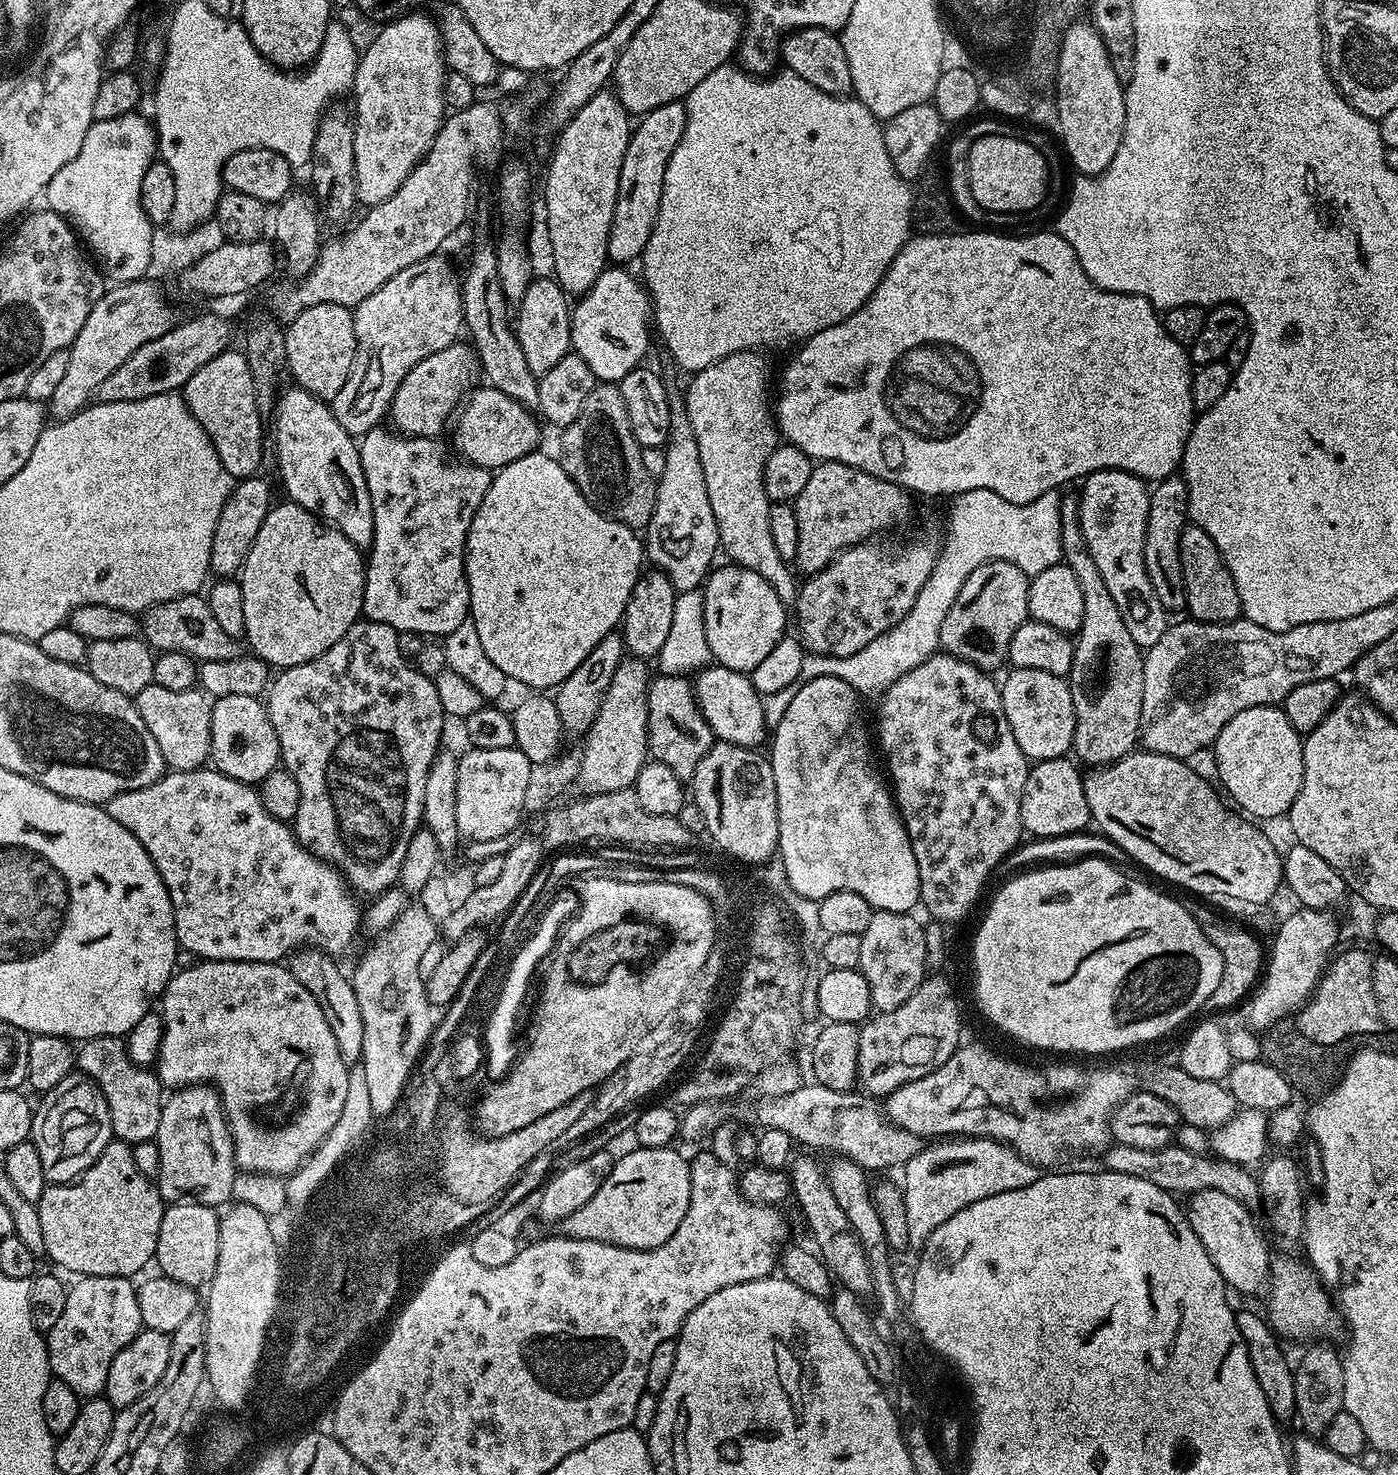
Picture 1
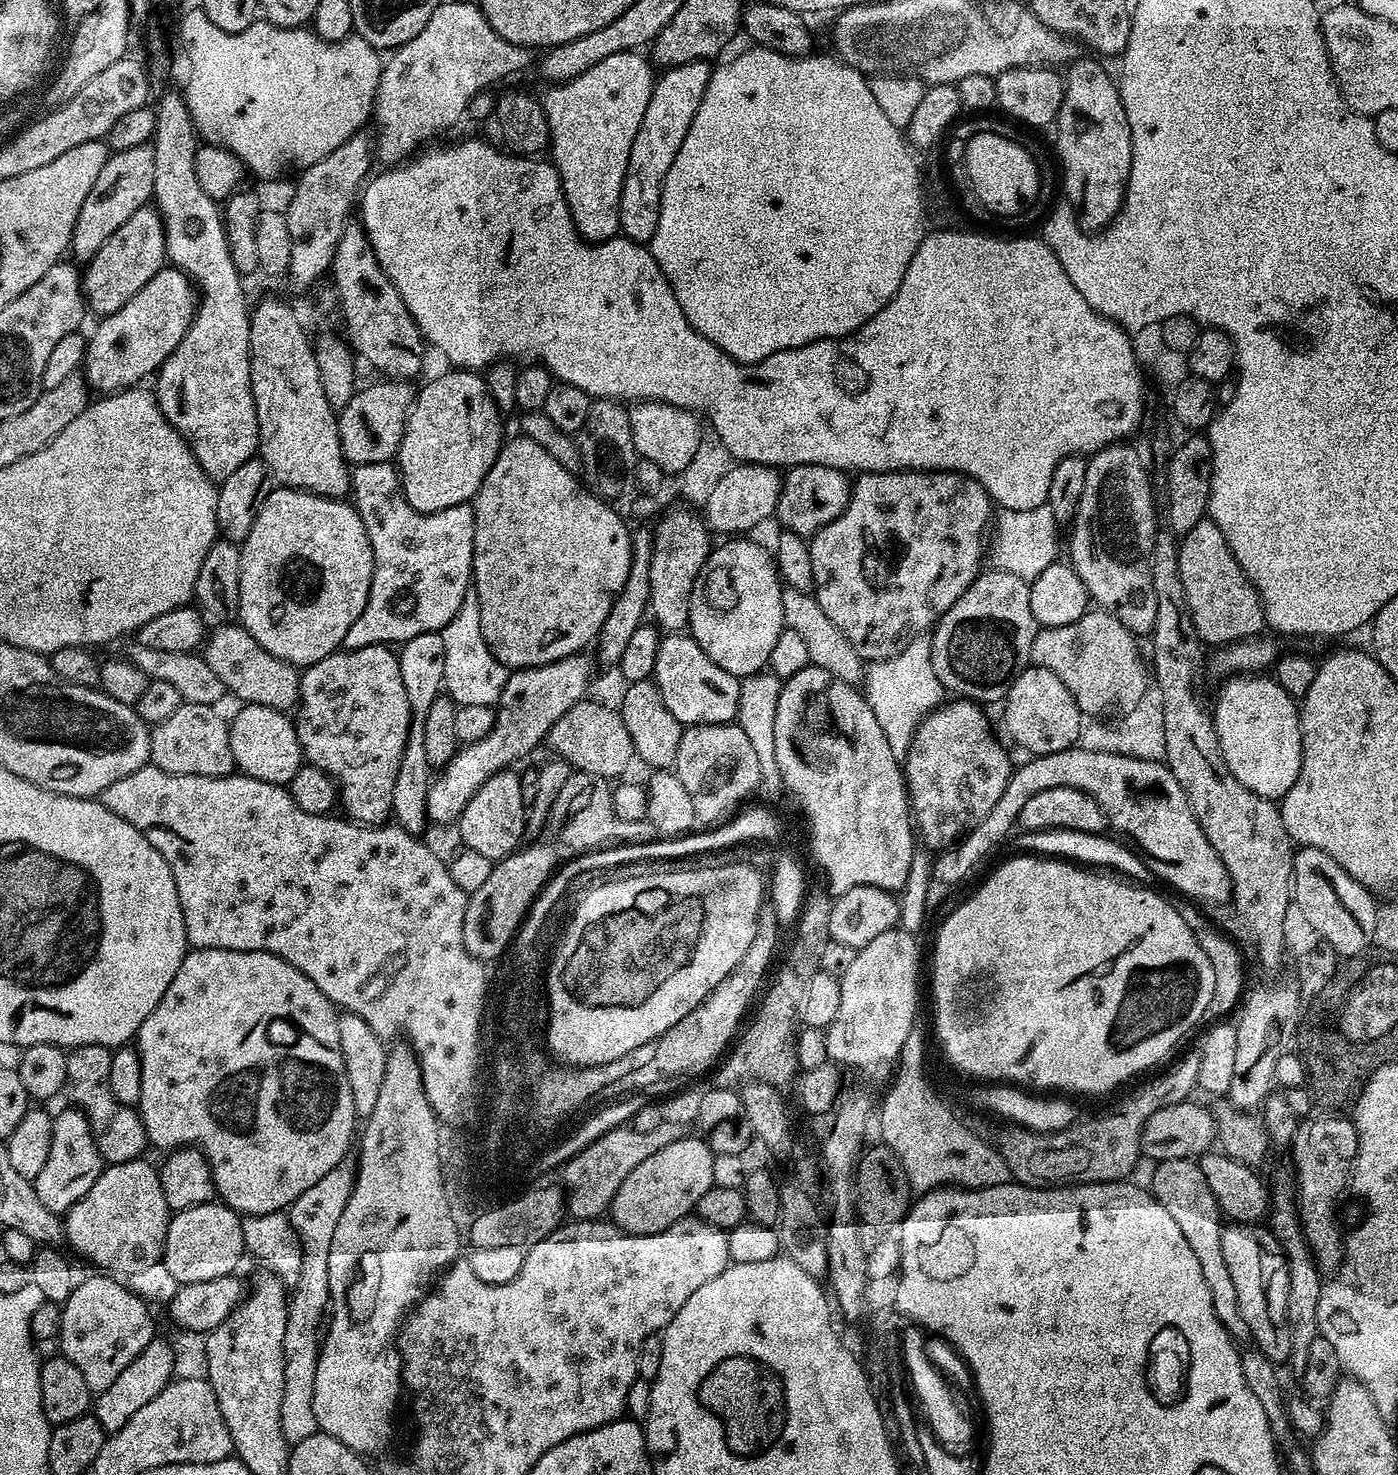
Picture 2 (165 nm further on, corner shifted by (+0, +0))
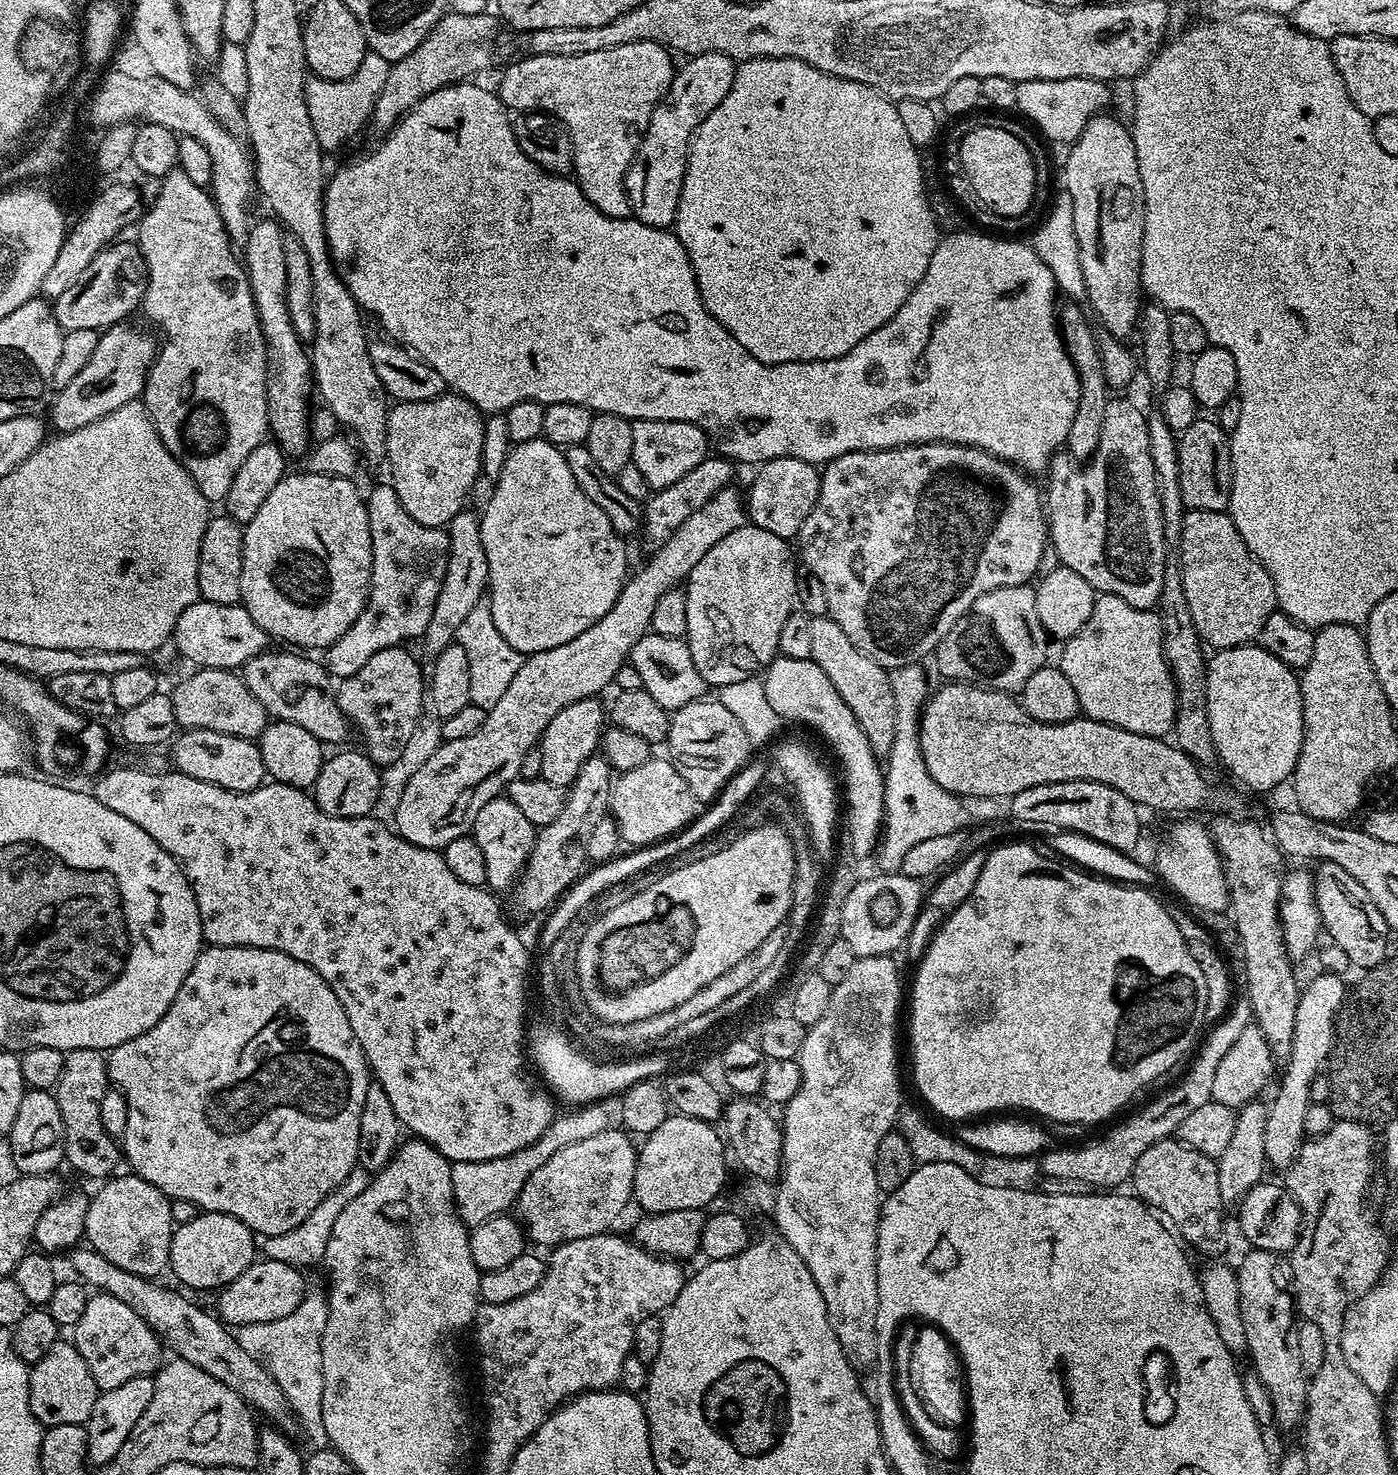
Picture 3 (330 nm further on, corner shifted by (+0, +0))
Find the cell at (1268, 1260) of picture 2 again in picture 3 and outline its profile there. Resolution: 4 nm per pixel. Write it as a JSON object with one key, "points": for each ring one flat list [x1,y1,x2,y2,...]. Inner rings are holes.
{"points":[[1252,1248,1236,1268,1242,1302,1242,1322,1246,1325,1247,1359,1252,1359,1251,1371,1258,1374,1274,1401,1275,1427,1299,1429,1308,1405,1309,1377,1304,1375,1298,1359,1298,1334,1294,1317,1292,1266,1287,1255]]}

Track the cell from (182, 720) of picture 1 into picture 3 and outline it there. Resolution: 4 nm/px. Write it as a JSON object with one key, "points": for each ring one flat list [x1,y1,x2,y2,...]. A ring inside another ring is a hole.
{"points":[[186,728,171,741,171,748,171,767,190,778,198,778,198,782,210,782,231,792,249,792,265,783,260,745,251,740,243,740,234,734,218,734,218,730]]}

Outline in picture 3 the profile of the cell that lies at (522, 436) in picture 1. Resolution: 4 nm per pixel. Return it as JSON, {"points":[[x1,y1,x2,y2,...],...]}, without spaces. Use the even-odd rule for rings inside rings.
{"points":[[443,394,434,397,428,401,406,401,404,403,393,403,388,409,388,429,386,430,386,465,388,464,388,472,392,489,396,491,398,502,402,506,402,510,406,510,406,514,410,514,410,518,414,518,414,522,422,522,422,526,430,526,431,528,444,528,459,513,465,511,468,495,472,492,472,487,476,484,476,479,480,480,482,476,481,464,483,462,483,432,485,417,477,408,473,406,464,396,455,394]]}

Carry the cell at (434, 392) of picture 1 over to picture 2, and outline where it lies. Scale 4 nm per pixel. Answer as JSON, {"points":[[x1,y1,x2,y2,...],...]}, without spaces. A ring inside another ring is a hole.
{"points":[[385,379,385,384,361,387,350,402,338,412,336,425,344,459,349,465,382,462,387,464,397,459,408,412,416,400,417,389,407,379]]}

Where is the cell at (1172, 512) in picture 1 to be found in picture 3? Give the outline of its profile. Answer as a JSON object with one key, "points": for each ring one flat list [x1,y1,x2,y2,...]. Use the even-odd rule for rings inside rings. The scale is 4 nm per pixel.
{"points":[[1198,418,1185,432,1179,433,1176,449,1185,509,1228,512,1232,503,1232,441,1229,433,1215,419]]}

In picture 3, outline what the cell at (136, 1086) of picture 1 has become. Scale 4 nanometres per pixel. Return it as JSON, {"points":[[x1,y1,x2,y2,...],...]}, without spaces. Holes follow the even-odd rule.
{"points":[[69,1048,64,1052,62,1078,58,1078,54,1089,64,1127,64,1159,67,1167,93,1176,96,1182,111,1177,117,1171,116,1163,122,1160,121,1145,102,1126,102,1098,109,1087,108,1058,101,1049]]}

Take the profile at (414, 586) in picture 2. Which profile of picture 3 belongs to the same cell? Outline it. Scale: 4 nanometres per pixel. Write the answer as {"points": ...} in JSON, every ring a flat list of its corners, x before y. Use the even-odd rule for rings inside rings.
{"points":[[388,482,366,492,366,503,372,539,372,586,368,590,368,603,354,626,323,653,322,660,329,677,337,681,358,674,378,650,403,645,408,642,404,640,412,640,415,636,416,639,423,637,446,574,448,533,444,528,414,522,414,518,402,510,396,491]]}

